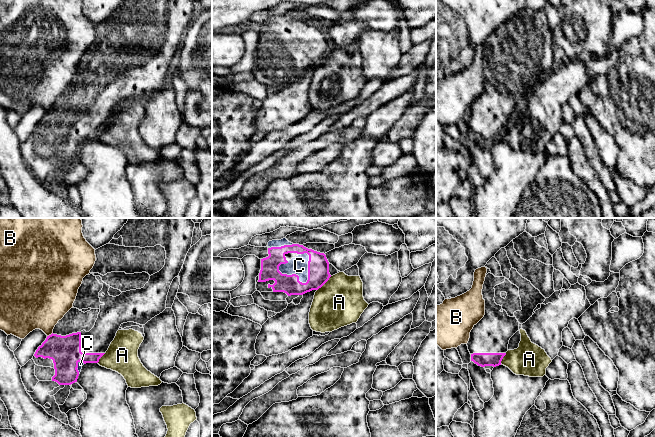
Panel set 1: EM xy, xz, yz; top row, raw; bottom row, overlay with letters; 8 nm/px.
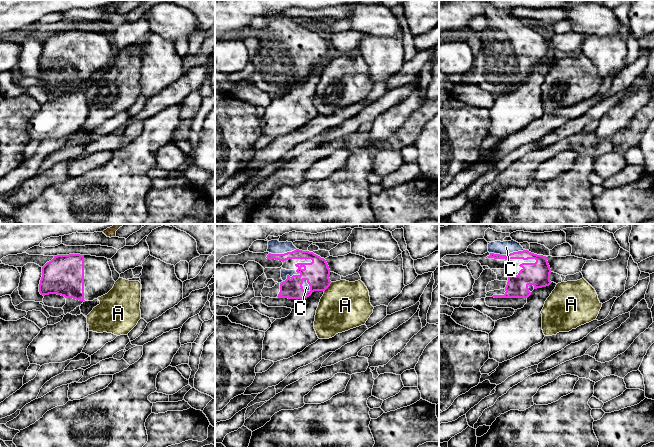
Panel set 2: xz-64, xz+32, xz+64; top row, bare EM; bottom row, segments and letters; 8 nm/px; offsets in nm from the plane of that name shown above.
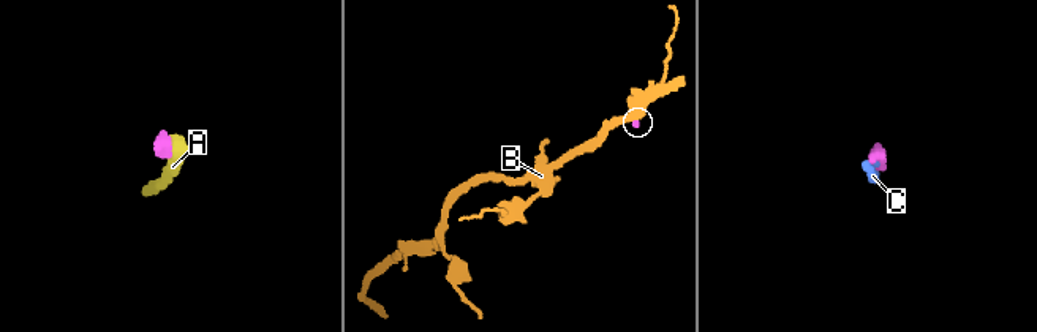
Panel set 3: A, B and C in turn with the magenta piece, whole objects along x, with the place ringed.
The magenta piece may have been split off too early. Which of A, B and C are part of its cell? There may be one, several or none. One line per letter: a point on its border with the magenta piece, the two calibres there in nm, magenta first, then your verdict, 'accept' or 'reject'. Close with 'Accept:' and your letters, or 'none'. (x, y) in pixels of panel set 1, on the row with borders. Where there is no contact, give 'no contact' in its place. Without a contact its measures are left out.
A: xz (324, 283) | 180/380 nm | reject
B: xy (49, 335) | 260/380 nm | reject
C: xz (306, 282) | 180/140 nm | accept
Accept: C

